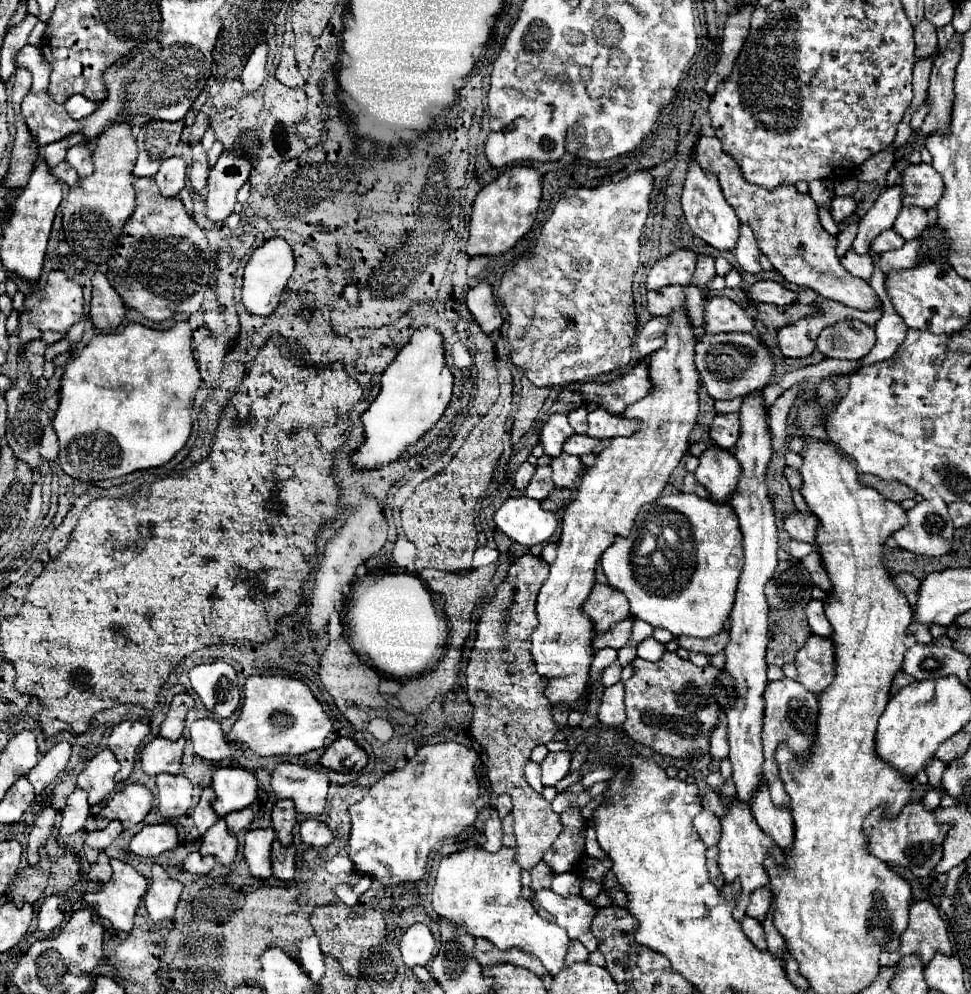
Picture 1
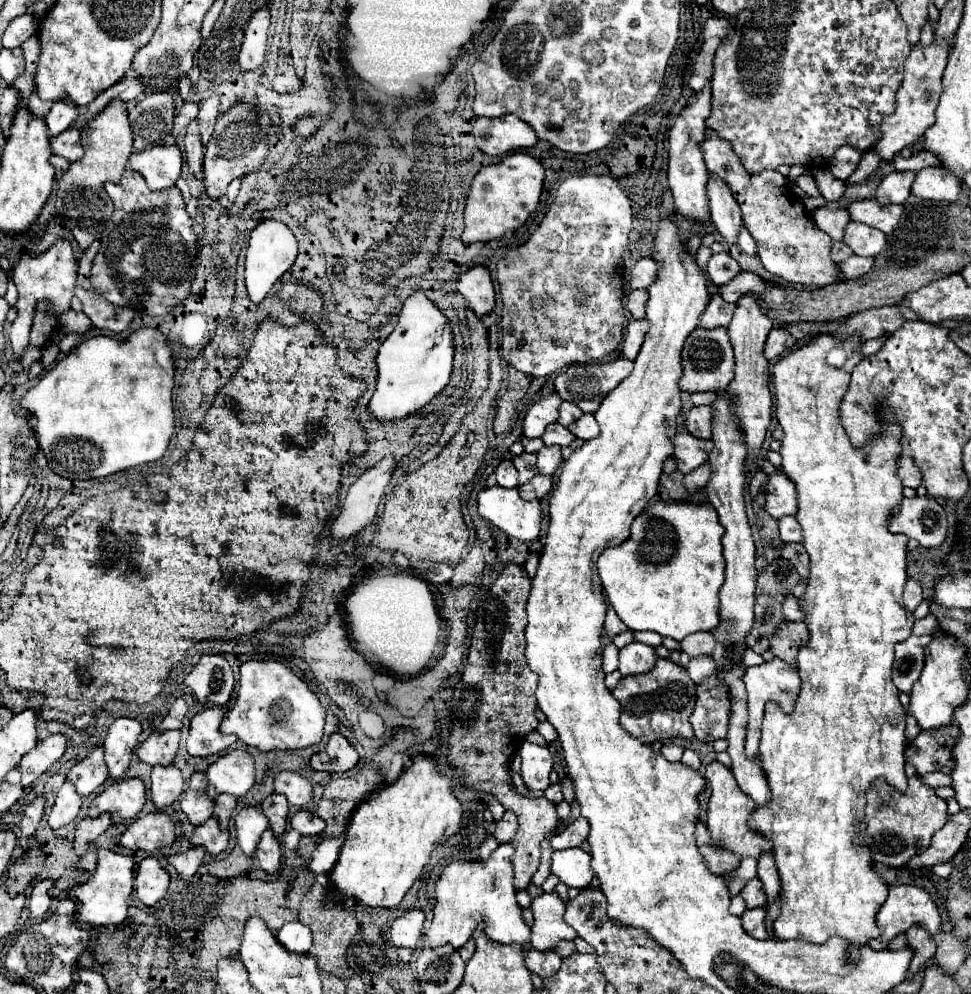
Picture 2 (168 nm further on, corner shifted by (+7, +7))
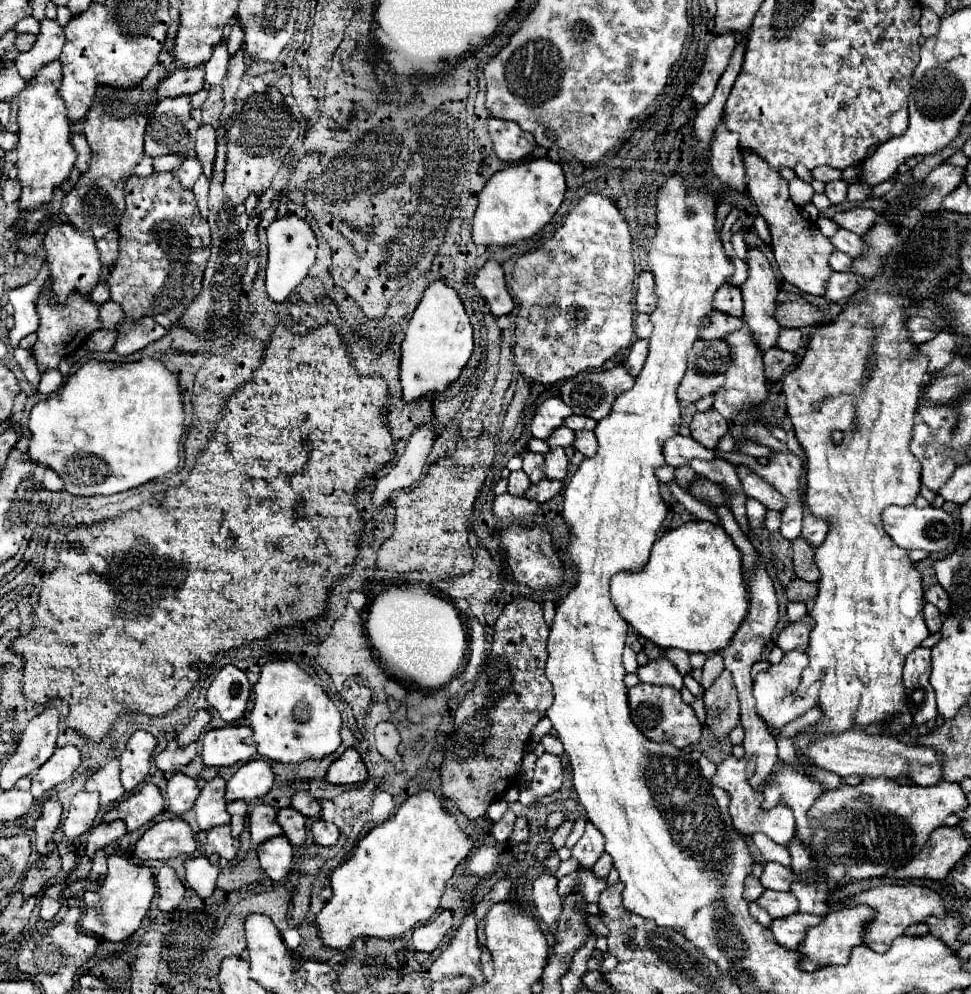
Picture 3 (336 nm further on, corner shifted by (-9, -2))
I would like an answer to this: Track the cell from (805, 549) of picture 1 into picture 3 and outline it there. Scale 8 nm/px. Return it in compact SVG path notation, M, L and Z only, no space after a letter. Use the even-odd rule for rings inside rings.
M806 513L800 537L806 539L812 547L818 547L824 541L824 535L826 535L826 523L824 521L816 521L816 519L812 519L810 513Z

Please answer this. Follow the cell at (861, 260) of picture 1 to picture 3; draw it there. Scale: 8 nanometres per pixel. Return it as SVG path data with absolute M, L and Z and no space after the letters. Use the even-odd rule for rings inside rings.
M834 251L830 255L830 267L834 271L850 271L852 269L852 263L854 263L854 259L850 255L844 255L842 251Z

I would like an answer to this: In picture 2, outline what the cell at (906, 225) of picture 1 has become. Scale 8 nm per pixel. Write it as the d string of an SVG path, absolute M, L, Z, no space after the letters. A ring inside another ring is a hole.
M856 200L848 208L850 220L868 224L872 228L882 230L884 234L890 234L896 228L896 222L900 220L902 206L892 206L892 204L878 204L876 200Z

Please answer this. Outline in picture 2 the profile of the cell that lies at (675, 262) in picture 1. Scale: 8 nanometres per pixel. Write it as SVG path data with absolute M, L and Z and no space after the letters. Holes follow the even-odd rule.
M640 258L634 268L630 270L630 290L638 290L638 288L648 288L656 278L656 262L652 262L650 258Z

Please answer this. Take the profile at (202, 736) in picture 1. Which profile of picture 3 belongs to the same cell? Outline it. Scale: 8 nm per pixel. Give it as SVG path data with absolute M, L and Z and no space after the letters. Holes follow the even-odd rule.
M226 725L222 729L210 729L202 739L202 759L208 767L224 767L234 765L238 761L248 761L256 753L256 743L250 741L252 729L242 725Z

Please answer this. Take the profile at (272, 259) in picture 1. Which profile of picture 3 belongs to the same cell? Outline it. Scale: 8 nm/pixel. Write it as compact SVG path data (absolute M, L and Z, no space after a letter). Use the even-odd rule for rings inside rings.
M296 215L278 217L268 227L268 267L266 267L266 293L274 303L282 303L292 289L296 289L308 275L316 259L316 237L310 225Z

